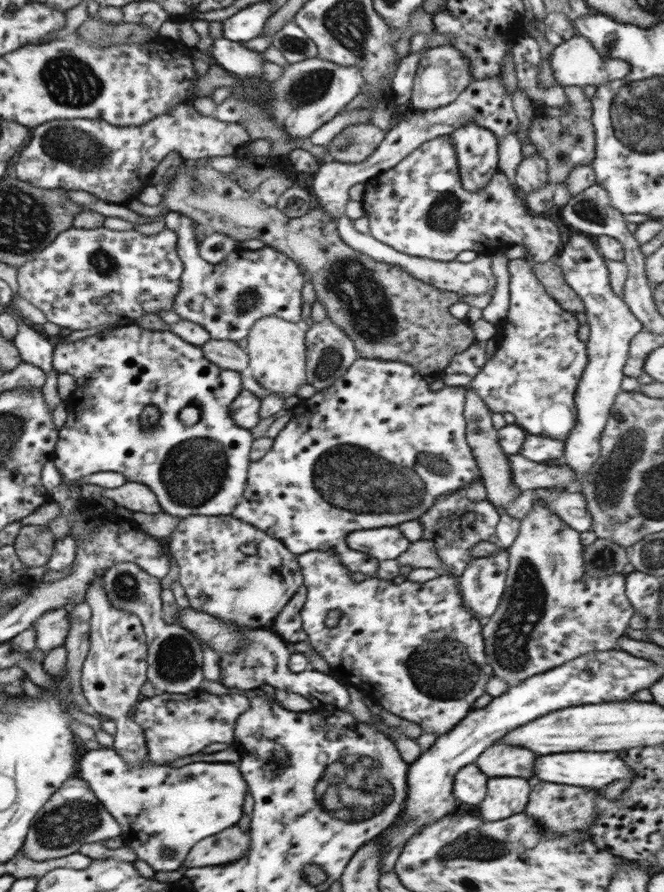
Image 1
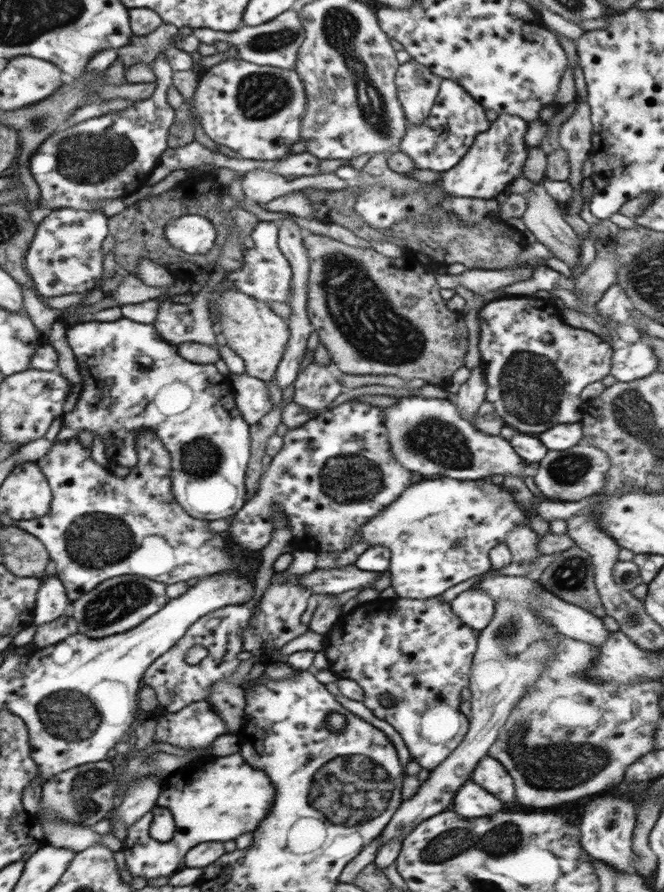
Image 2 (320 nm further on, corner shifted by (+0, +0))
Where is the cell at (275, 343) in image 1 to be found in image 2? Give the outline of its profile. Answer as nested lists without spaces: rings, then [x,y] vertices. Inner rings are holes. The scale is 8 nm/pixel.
[[[230,289],[213,297],[217,301],[217,326],[226,344],[244,361],[247,376],[270,382],[282,361],[290,336],[287,319],[278,316],[264,301],[259,301],[240,291]]]

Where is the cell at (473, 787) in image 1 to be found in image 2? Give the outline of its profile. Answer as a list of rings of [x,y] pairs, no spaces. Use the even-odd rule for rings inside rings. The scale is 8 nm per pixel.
[[[469,780],[457,790],[451,809],[464,818],[482,818],[508,808],[503,800]]]

